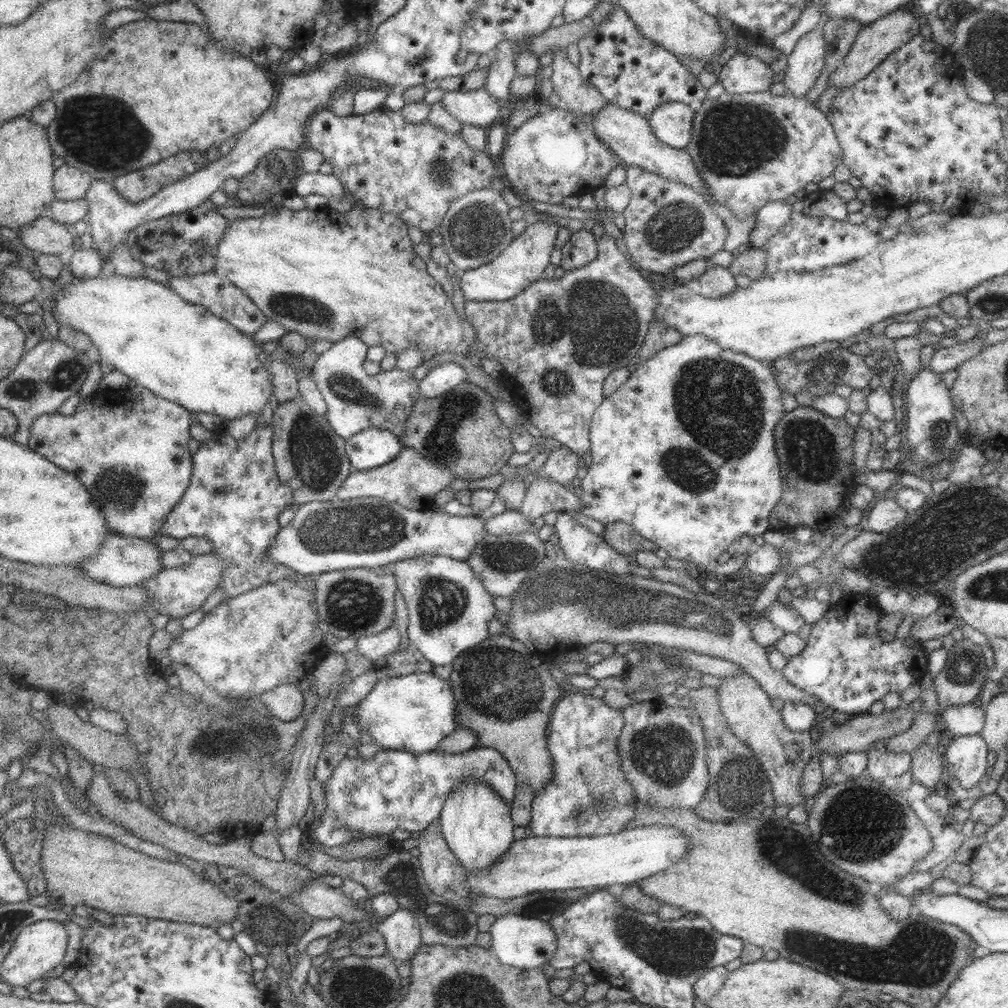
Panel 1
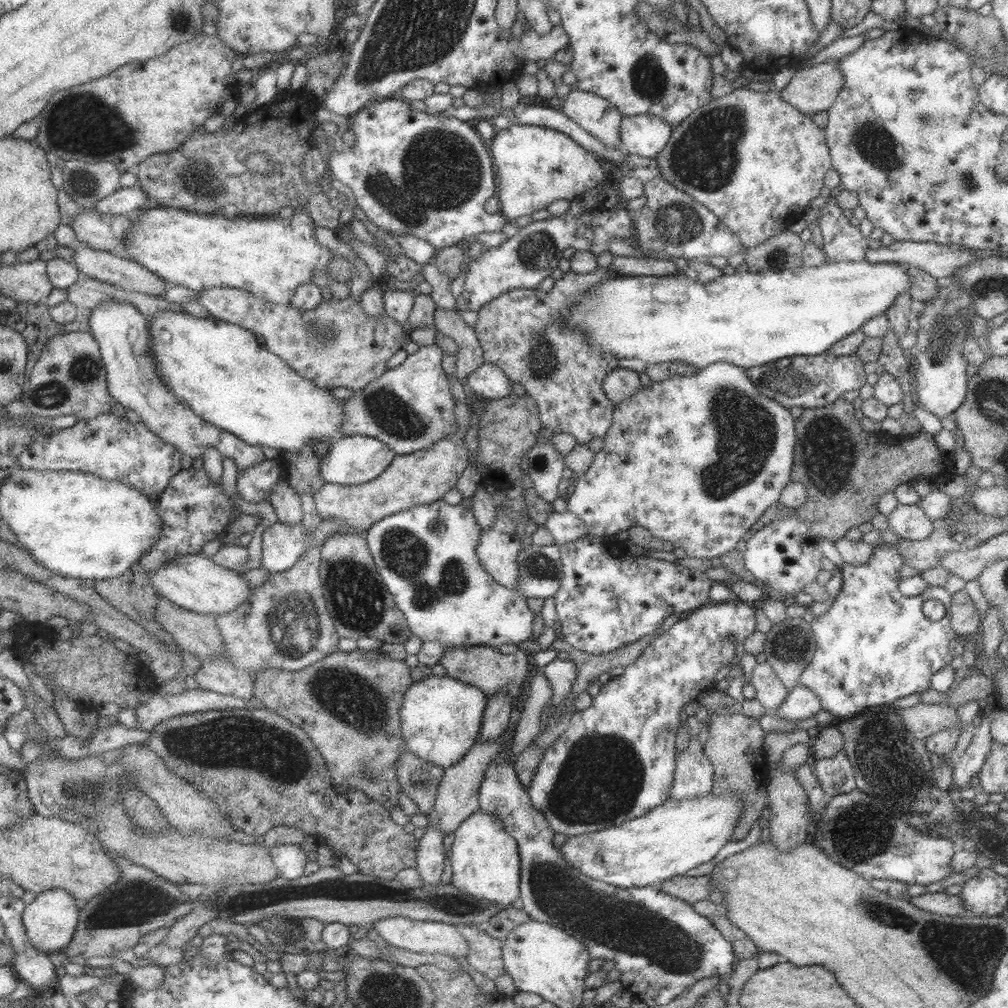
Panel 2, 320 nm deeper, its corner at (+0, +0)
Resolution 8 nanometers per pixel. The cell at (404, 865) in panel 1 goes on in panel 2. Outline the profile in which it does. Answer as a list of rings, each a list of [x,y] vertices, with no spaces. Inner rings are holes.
[[[457,924],[454,927],[469,945],[464,958],[465,964],[470,964],[471,968],[492,981],[504,972],[504,964],[500,955],[502,939],[491,938],[477,925]]]

